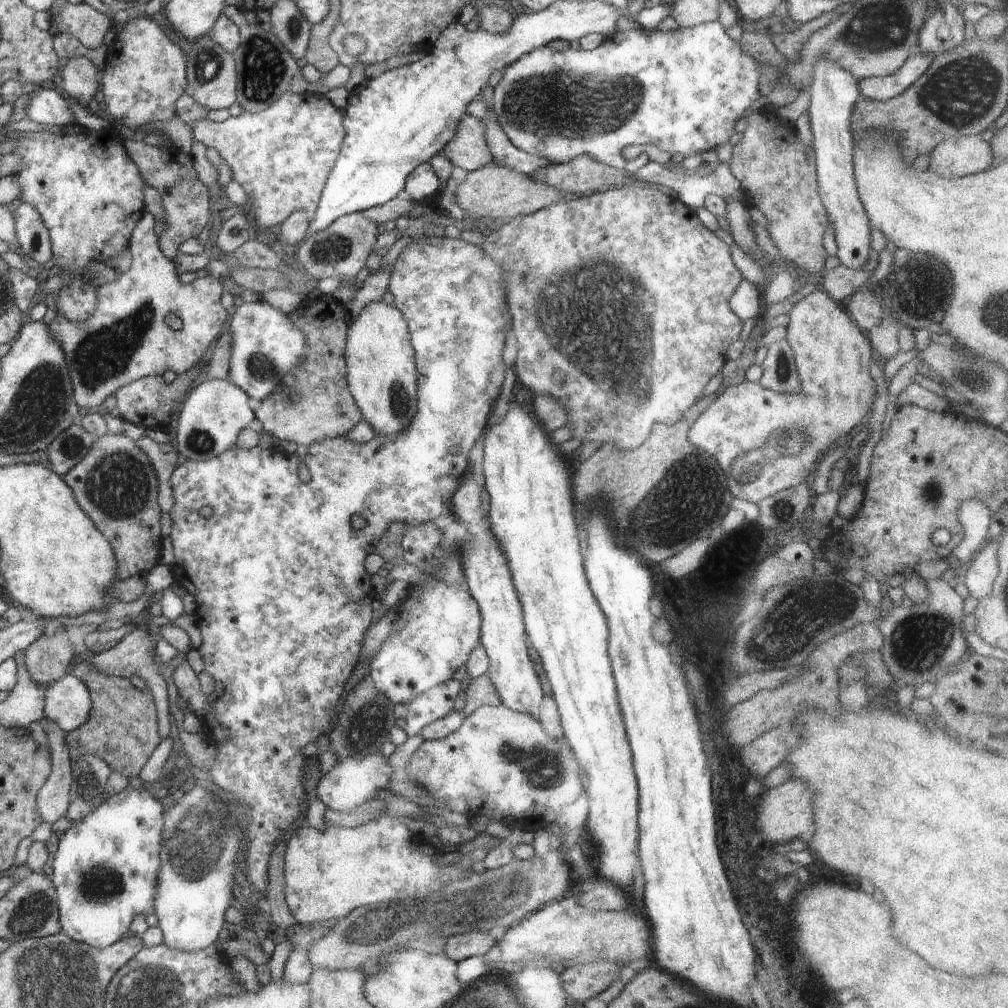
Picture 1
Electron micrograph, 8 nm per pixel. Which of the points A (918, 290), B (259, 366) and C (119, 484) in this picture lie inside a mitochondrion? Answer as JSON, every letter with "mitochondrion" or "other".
{"A":"mitochondrion","B":"mitochondrion","C":"mitochondrion"}

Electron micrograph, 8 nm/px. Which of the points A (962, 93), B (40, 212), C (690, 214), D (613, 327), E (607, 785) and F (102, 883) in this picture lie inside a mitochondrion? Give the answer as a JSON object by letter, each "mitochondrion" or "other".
{"A":"mitochondrion","B":"other","C":"other","D":"mitochondrion","E":"other","F":"mitochondrion"}

